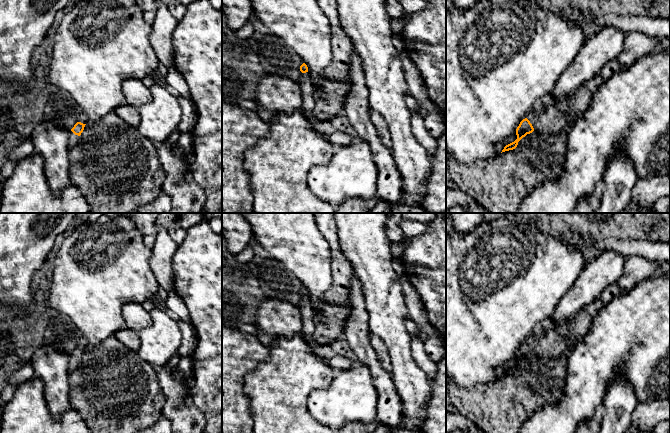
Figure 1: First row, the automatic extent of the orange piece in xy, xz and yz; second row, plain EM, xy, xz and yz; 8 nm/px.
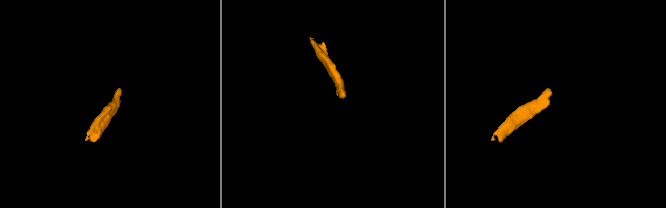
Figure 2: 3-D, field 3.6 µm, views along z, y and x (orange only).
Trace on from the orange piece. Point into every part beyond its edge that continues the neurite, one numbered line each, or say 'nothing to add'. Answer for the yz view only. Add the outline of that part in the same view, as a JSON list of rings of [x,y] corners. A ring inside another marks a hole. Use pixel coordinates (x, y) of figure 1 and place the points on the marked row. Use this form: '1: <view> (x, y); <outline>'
1: yz (608, 44); [[[605,26],[585,42],[553,89],[554,97],[563,106],[549,104],[541,112],[529,115],[534,131],[555,134],[573,124],[578,114],[570,105],[571,97],[582,84],[600,73],[608,61],[618,58],[624,50],[627,34],[614,26]]]

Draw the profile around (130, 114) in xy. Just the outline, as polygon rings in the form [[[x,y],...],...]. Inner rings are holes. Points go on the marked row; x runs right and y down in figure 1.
[[[123,104],[119,107],[117,107],[114,111],[122,120],[124,120],[126,123],[137,127],[140,123],[141,120],[141,115],[138,111],[138,108],[128,105],[128,104]]]

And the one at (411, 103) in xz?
[[[409,91],[406,92],[406,104],[407,107],[409,108],[409,110],[411,112],[416,112],[419,109],[419,106],[415,100],[415,98],[411,95],[411,93]]]

